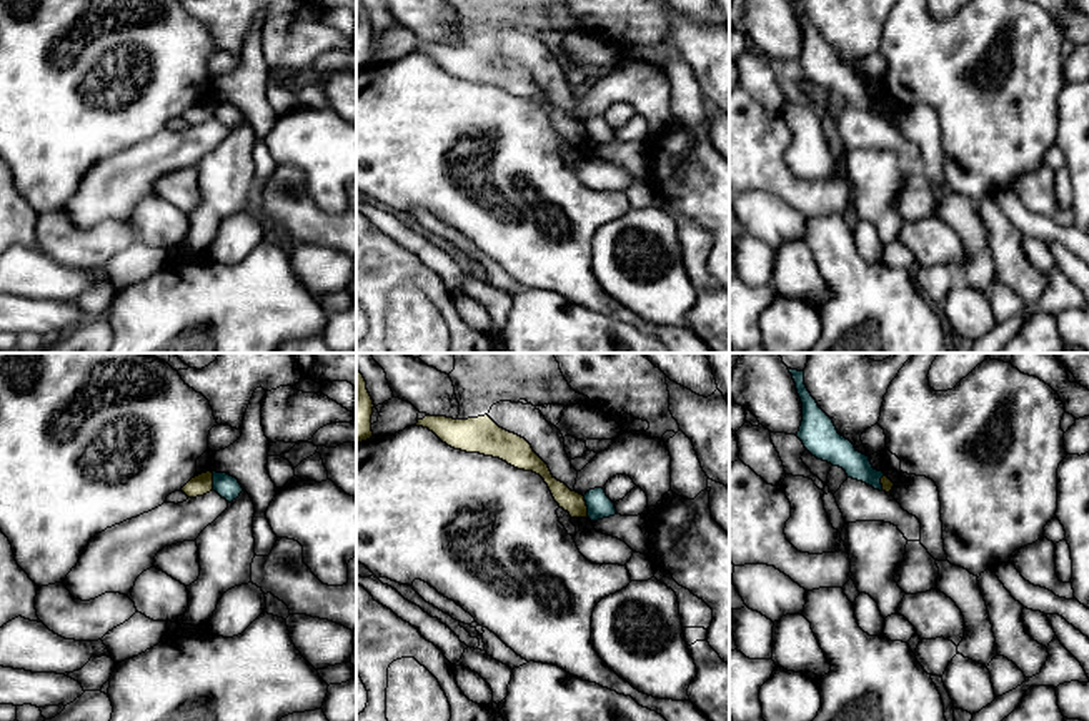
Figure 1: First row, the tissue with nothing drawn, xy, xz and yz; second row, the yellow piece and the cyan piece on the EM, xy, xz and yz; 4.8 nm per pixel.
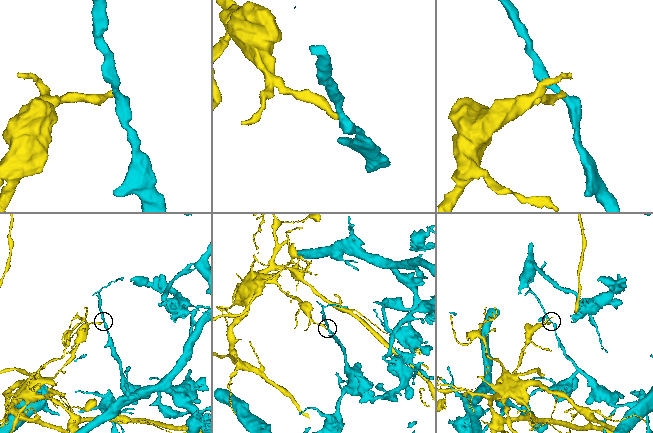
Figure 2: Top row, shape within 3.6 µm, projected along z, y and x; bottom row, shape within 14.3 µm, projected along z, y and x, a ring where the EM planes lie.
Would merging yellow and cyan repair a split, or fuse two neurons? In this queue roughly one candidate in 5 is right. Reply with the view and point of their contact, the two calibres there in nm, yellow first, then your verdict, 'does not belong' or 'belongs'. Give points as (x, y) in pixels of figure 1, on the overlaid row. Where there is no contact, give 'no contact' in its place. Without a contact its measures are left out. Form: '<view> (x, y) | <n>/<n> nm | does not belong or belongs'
xz (586, 507) | 110/120 nm | does not belong

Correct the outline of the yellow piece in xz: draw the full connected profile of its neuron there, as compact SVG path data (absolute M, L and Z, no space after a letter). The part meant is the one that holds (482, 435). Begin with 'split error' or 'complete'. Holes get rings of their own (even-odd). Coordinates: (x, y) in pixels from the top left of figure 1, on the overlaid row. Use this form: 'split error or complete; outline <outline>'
complete; outline M428 415L416 426L428 428L455 450L500 458L518 470L540 475L559 508L571 518L588 518L584 496L558 481L525 438L500 428L488 415L468 420Z

